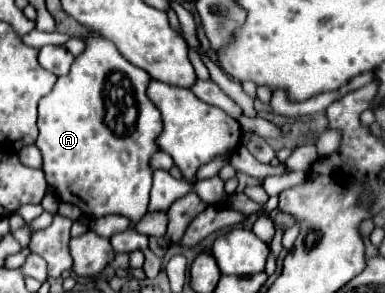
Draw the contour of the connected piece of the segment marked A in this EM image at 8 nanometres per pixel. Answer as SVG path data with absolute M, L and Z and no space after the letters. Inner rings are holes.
M90 32L88 36L84 36L84 50L82 50L82 54L78 54L78 56L74 58L72 68L70 68L70 74L58 78L58 82L56 82L54 88L52 88L52 92L50 92L48 96L44 96L44 98L40 100L40 104L38 104L38 128L40 128L40 134L38 134L36 146L40 148L42 158L44 158L42 170L44 170L44 174L46 174L46 182L56 190L60 202L76 204L84 214L94 216L94 218L100 218L100 216L106 216L106 214L122 214L122 216L128 216L128 218L132 220L132 224L136 224L136 222L146 214L146 208L148 208L148 194L150 194L150 186L152 186L152 170L148 168L148 160L150 160L150 156L156 152L154 140L156 140L156 136L158 136L160 130L162 130L160 112L158 112L156 106L146 98L148 82L150 82L148 72L144 72L142 68L130 64L130 62L116 50L116 46L114 46L110 40L106 40L104 36L100 36L100 34L96 34L96 32Z

